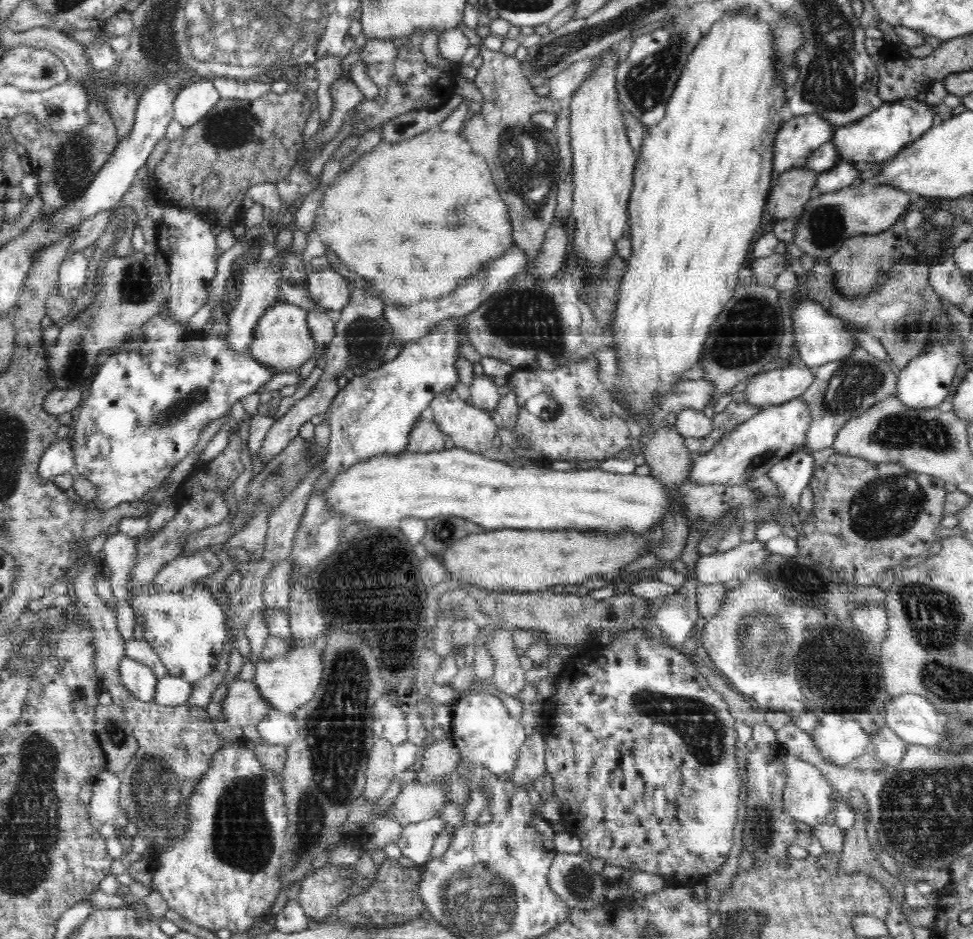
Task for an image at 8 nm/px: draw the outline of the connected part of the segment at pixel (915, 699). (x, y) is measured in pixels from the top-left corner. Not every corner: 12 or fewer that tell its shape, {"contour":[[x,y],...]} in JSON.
{"contour":[[918,694],[885,708],[885,726],[908,745],[945,739],[946,716]]}

